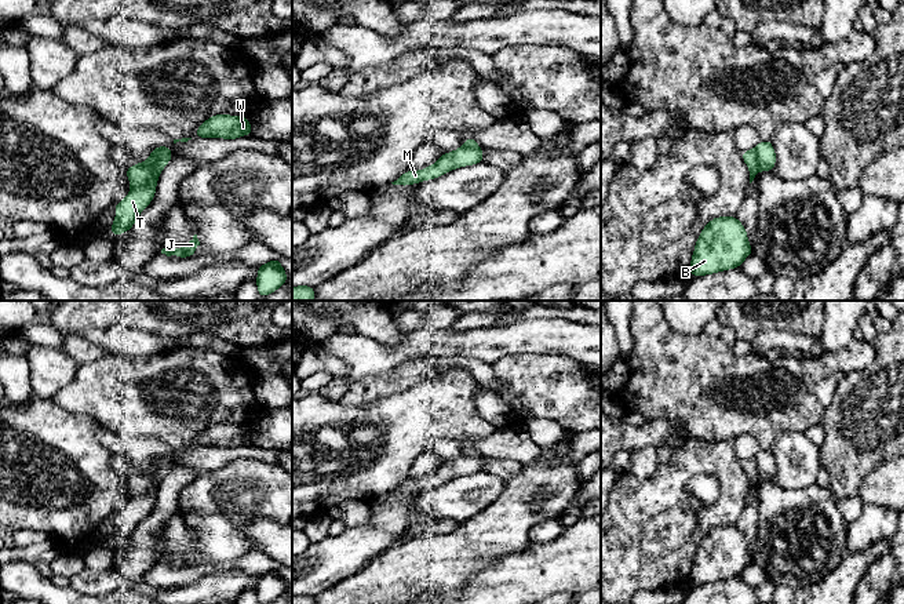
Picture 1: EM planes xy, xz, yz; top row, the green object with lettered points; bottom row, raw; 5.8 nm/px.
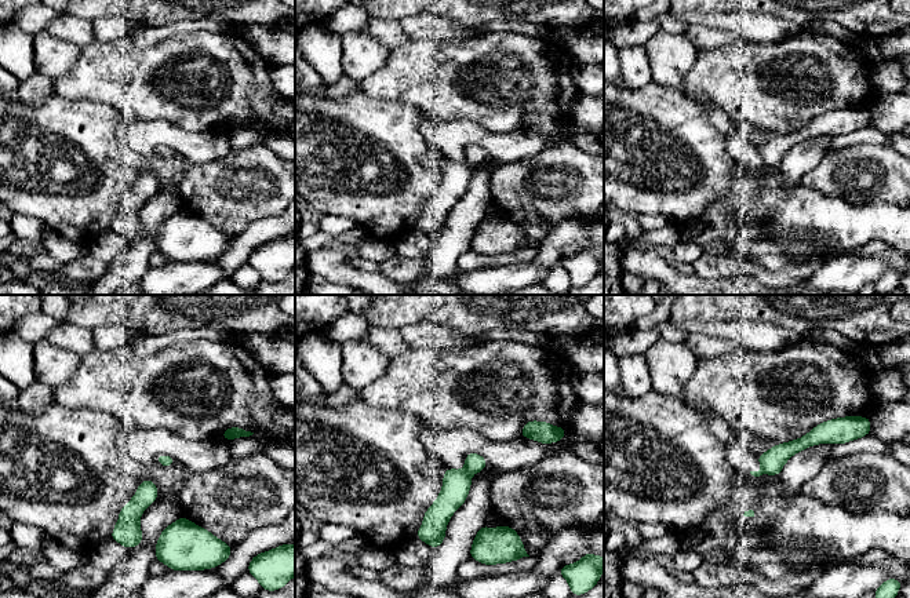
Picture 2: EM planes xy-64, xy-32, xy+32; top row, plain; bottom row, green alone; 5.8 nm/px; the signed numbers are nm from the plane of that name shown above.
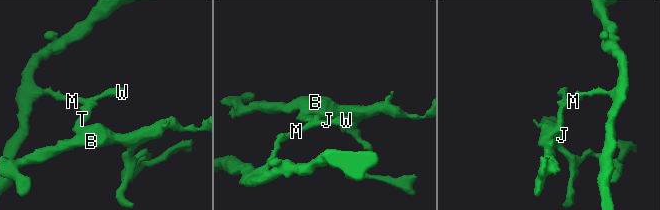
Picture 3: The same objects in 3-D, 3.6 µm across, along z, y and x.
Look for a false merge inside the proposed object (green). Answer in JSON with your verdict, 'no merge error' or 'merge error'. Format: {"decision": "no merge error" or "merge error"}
{"decision": "merge error"}

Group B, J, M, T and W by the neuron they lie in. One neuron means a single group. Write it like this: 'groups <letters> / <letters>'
groups B J T / M W

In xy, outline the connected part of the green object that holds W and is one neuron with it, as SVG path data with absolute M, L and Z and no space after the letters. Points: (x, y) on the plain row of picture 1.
M214 423L197 437L194 447L237 448L249 443L252 437L248 426Z

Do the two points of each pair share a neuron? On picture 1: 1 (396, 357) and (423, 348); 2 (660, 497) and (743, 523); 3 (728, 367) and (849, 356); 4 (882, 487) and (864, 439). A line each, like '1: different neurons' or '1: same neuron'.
1: same neuron
2: different neurons
3: same neuron
4: different neurons

